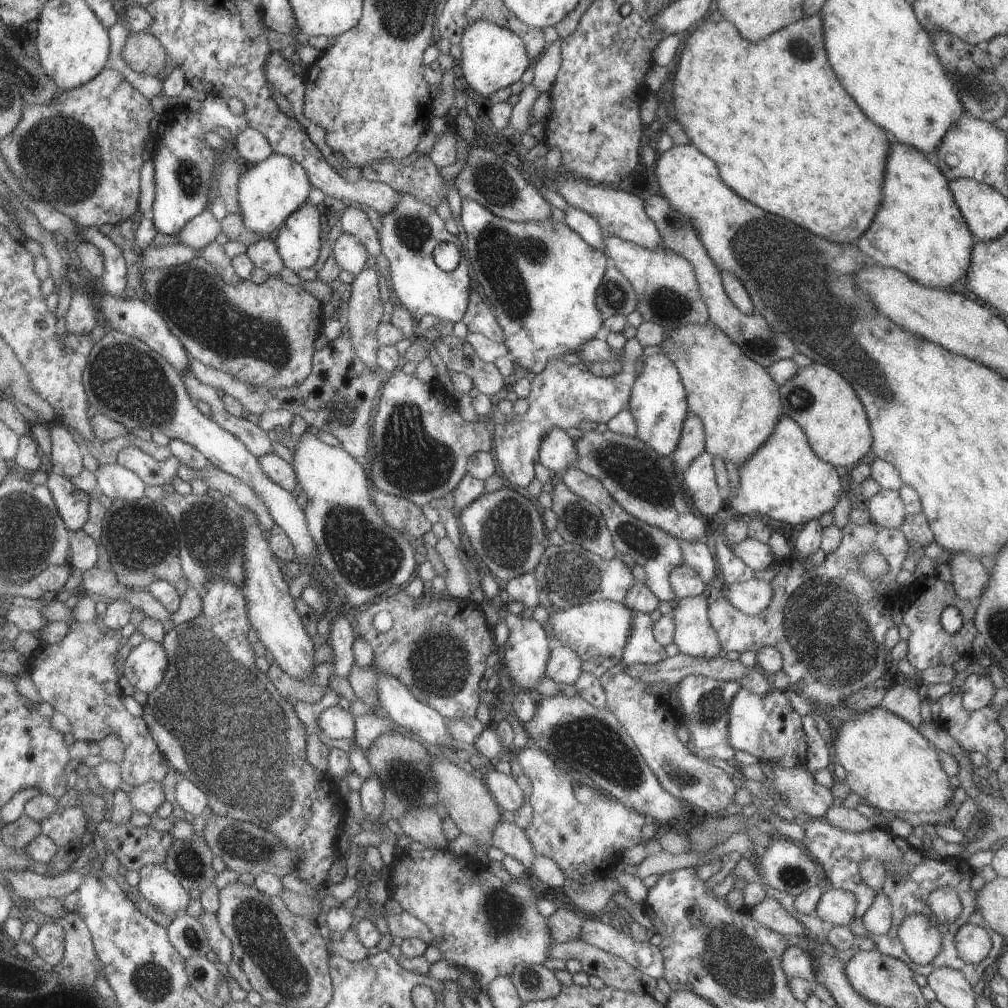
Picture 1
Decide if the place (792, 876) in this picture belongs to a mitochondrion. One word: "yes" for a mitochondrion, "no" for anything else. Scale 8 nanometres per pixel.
yes

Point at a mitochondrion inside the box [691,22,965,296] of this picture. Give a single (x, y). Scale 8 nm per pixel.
(798, 48)

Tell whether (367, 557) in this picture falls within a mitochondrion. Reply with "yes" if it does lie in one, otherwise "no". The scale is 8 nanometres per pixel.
yes

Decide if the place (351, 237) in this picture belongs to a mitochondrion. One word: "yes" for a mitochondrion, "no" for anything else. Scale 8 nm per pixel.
no

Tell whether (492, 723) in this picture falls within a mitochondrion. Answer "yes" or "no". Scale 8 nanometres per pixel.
no

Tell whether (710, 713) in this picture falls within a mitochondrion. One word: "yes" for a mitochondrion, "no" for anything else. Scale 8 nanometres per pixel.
yes

